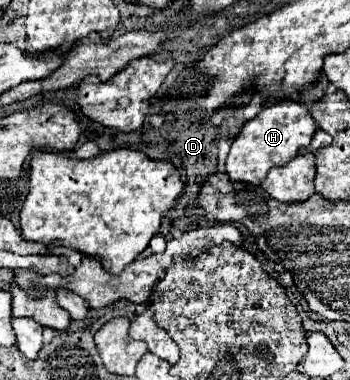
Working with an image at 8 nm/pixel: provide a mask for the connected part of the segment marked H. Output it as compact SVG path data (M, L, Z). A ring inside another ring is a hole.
M292 99L278 101L274 105L262 107L256 119L248 121L240 135L234 139L228 159L226 159L226 173L230 181L248 183L248 185L260 185L270 167L286 165L290 159L298 155L300 147L310 145L316 131L316 123L312 115L308 113L308 105L296 103Z

